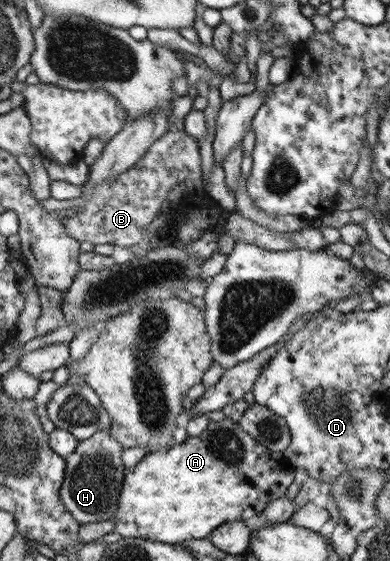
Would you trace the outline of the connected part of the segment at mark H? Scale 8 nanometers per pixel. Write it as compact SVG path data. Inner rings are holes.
M108 430L95 431L89 438L80 440L75 450L64 459L65 472L59 495L67 512L80 524L109 521L117 508L117 498L127 469L121 463L123 446Z

